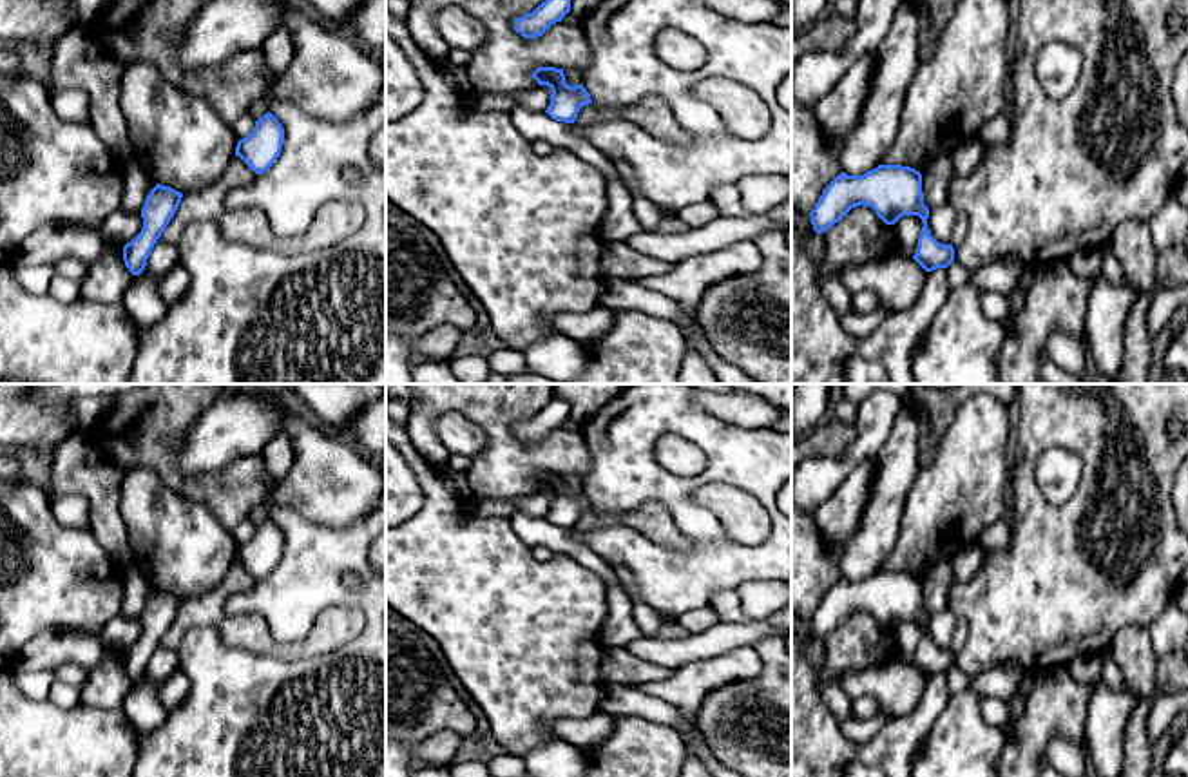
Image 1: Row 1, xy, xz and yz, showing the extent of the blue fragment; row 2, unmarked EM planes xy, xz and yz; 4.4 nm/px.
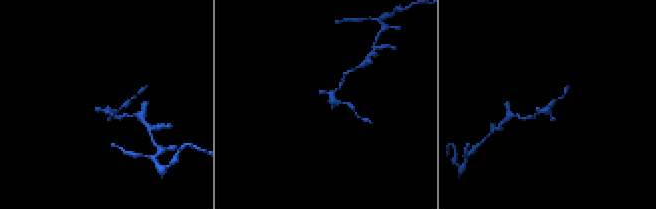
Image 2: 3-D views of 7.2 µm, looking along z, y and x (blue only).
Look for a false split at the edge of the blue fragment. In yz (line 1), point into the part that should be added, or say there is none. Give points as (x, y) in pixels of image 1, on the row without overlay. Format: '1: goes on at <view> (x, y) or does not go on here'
1: does not go on here

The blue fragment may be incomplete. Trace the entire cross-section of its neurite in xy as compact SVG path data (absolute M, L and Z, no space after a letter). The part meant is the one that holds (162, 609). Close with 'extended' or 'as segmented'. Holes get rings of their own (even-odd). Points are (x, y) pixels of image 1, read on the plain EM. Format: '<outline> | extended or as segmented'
M159 589L147 601L141 614L143 634L123 652L123 667L132 681L139 681L145 676L147 665L161 643L161 638L174 623L181 603L181 598Z | as segmented

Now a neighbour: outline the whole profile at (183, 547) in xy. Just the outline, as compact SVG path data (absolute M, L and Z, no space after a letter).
M125 469L120 513L134 561L159 590L203 596L235 561L237 543L206 502L170 489L154 469Z

